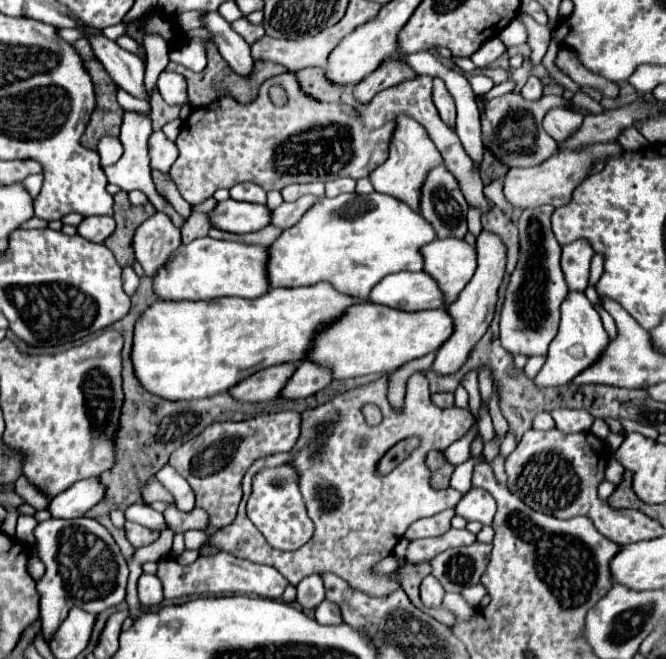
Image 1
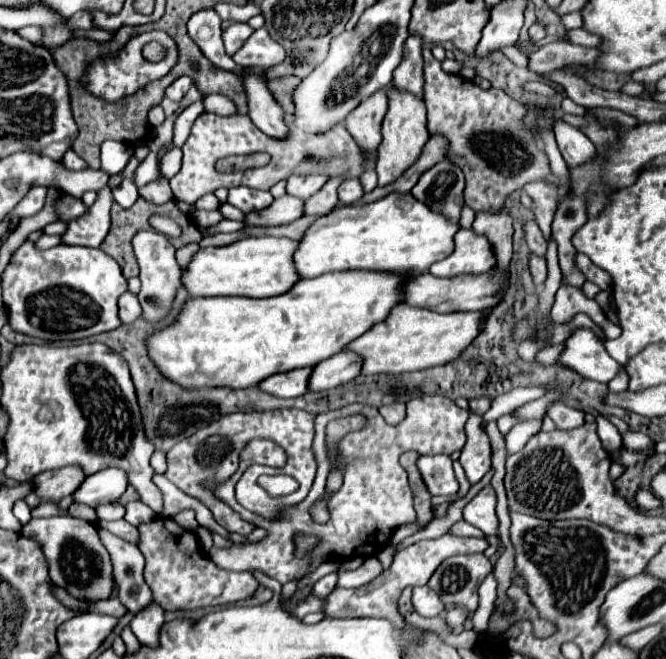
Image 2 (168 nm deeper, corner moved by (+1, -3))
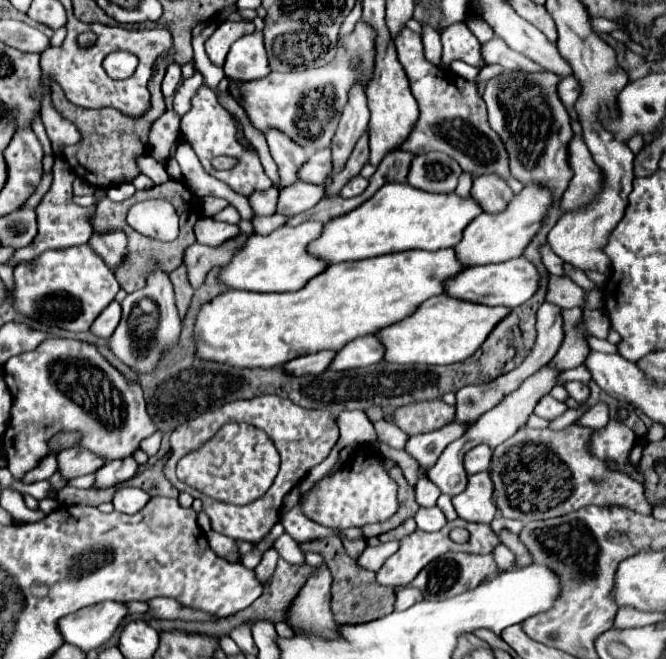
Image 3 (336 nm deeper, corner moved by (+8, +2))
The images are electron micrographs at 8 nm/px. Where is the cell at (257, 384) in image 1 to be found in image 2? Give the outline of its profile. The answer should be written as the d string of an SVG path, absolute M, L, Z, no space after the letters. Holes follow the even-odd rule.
M298 368L282 374L272 374L264 378L258 386L266 394L272 394L276 398L296 398L300 394L308 392L308 374L312 368Z

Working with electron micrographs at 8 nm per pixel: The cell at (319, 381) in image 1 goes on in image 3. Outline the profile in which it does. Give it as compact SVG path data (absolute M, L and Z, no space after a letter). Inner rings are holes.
M365 335L361 339L353 339L347 343L329 369L355 369L361 365L373 365L381 361L385 355L385 347L381 345L377 335Z

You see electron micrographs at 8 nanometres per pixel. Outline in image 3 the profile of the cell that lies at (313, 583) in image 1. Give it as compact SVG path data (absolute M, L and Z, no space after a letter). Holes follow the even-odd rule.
M283 533L272 547L276 549L280 557L289 563L306 564L301 548L287 533Z

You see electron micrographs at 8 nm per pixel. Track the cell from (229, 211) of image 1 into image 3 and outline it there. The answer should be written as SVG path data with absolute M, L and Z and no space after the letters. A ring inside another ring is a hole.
M299 181L297 185L289 185L289 187L281 189L277 213L283 213L287 217L299 215L299 213L315 207L323 195L325 195L325 191L321 185Z

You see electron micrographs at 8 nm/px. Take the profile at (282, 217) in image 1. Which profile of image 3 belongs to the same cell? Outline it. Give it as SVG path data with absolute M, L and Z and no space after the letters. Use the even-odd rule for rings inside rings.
M361 81L349 89L349 101L345 105L337 133L333 137L333 145L331 145L333 163L335 163L333 173L341 171L341 167L349 159L349 153L353 151L353 145L367 131L367 123L369 123L369 109L365 99L365 83Z

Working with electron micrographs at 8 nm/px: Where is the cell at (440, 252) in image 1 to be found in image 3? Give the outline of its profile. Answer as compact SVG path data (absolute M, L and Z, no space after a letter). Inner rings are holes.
M527 183L513 199L507 203L501 213L481 213L473 223L465 227L461 243L455 247L459 261L467 265L487 265L487 263L503 263L515 257L521 257L525 247L541 229L547 209L555 203L555 195L549 187L539 183Z

